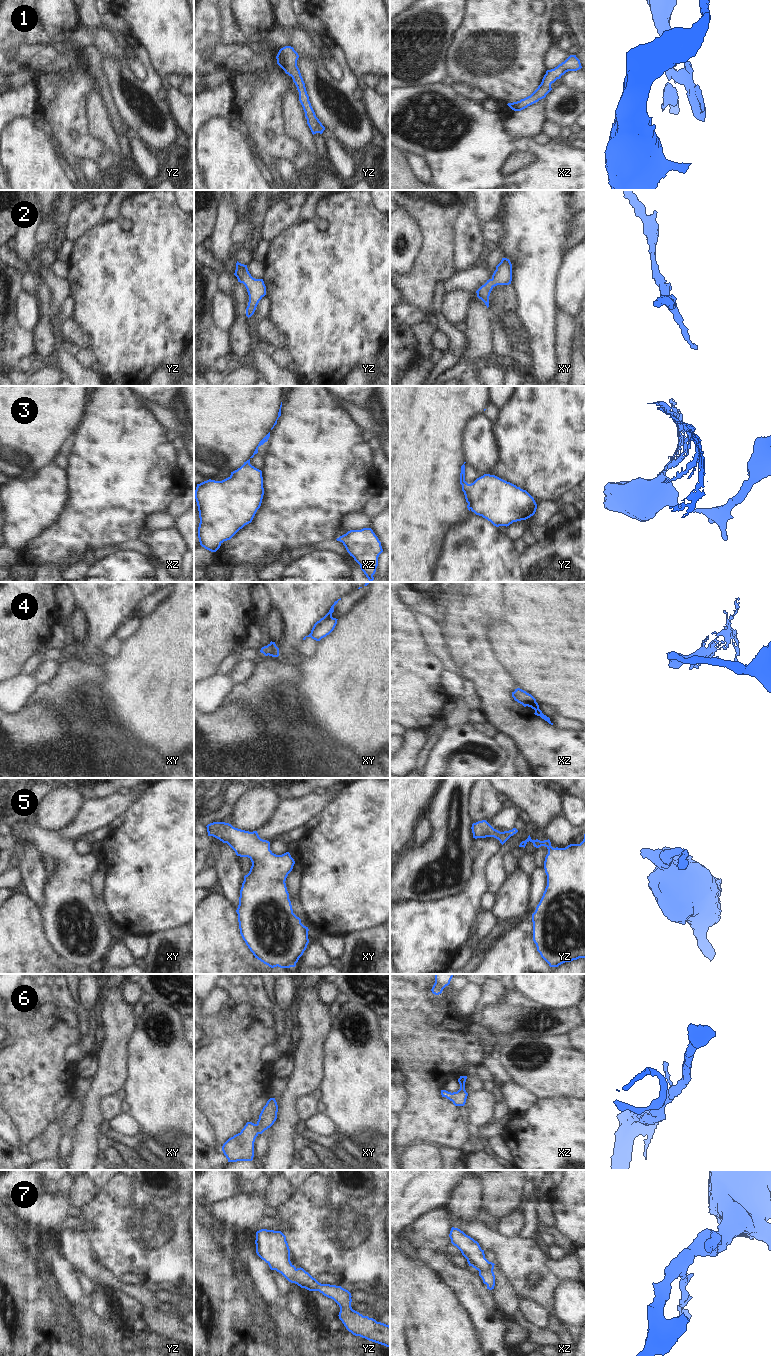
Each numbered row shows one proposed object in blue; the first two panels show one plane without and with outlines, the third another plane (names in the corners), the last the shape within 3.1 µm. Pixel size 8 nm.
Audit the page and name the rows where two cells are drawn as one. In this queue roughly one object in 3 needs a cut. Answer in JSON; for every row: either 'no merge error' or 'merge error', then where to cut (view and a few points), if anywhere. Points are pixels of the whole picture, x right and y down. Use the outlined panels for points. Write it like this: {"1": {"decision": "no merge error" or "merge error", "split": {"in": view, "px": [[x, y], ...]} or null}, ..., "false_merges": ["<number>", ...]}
{"1": {"decision": "no merge error", "split": null}, "2": {"decision": "no merge error", "split": null}, "3": {"decision": "merge error", "split": {"in": "yz", "px": [[469, 484], [468, 498], [471, 508]]}}, "4": {"decision": "merge error", "split": {"in": "xz", "px": [[513, 692], [525, 702], [536, 703]]}}, "5": {"decision": "no merge error", "split": null}, "6": {"decision": "no merge error", "split": null}, "7": {"decision": "merge error", "split": {"in": "yz", "px": [[296, 1269], [293, 1282]]}}, "false_merges": ["3", "4", "7"]}

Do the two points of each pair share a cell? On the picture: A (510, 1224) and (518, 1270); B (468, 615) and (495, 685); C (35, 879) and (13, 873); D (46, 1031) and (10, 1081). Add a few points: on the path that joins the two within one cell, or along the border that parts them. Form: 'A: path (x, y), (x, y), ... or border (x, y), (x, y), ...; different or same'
A: border (496, 1230), (508, 1237), (517, 1236); different
B: path (472, 632), (477, 637), (477, 662), (482, 668); same
C: border (17, 869), (21, 880); different
D: path (40, 1043), (36, 1047), (34, 1057), (22, 1069); same

